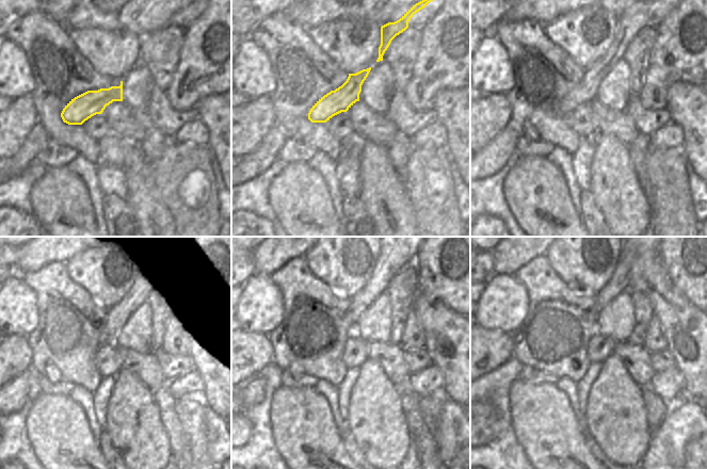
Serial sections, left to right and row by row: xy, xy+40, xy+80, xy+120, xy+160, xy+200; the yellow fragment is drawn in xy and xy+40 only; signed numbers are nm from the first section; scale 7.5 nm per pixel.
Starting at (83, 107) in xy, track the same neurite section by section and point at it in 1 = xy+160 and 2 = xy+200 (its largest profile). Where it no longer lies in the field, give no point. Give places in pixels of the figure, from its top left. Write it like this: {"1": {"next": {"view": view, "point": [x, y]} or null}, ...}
{"1": {"next": {"view": "xy+160", "point": [391, 258]}}, "2": {"next": {"view": "xy+200", "point": [619, 281]}}}

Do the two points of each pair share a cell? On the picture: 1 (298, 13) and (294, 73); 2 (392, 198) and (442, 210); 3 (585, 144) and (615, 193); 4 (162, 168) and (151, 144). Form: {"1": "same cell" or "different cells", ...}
{"1": "different cells", "2": "different cells", "3": "different cells", "4": "different cells"}

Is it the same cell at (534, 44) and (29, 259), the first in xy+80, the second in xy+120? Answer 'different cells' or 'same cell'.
different cells

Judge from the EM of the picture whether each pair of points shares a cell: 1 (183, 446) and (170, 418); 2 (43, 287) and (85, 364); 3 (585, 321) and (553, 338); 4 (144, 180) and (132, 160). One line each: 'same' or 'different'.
1: same
2: same
3: same
4: same

